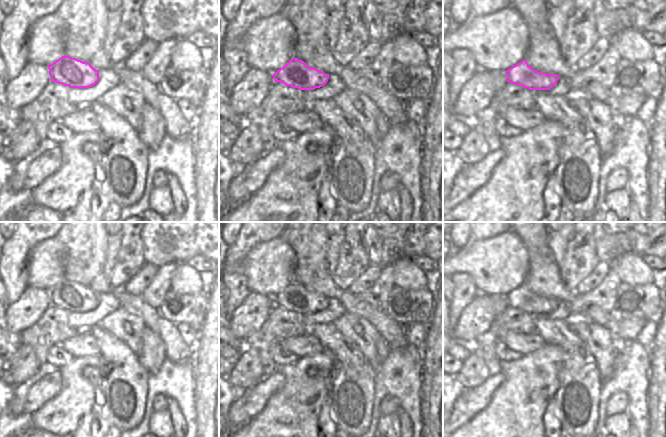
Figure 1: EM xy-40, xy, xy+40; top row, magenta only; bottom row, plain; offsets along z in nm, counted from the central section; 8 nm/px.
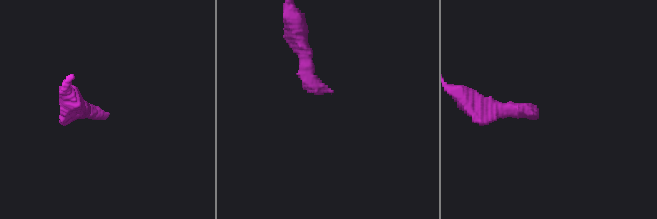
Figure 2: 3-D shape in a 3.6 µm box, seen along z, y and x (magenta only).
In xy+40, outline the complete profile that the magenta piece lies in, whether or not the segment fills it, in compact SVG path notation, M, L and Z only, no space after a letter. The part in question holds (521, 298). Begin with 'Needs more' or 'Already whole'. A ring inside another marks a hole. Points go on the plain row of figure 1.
Needs more. M526 284L505 295L507 306L530 314L546 314L550 320L565 320L571 313L566 302L534 294Z

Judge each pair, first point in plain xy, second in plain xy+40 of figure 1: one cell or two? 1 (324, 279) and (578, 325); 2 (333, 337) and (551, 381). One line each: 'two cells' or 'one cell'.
1: two cells
2: two cells

